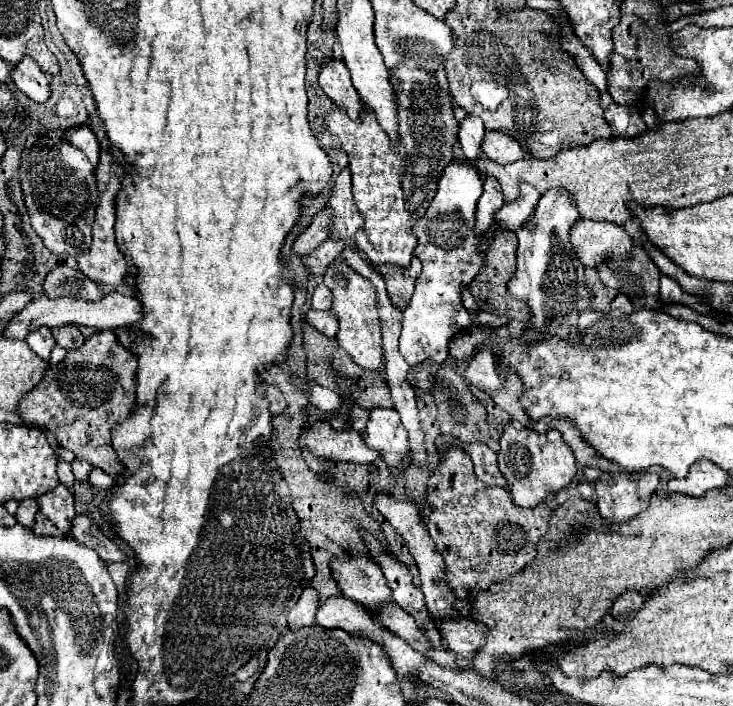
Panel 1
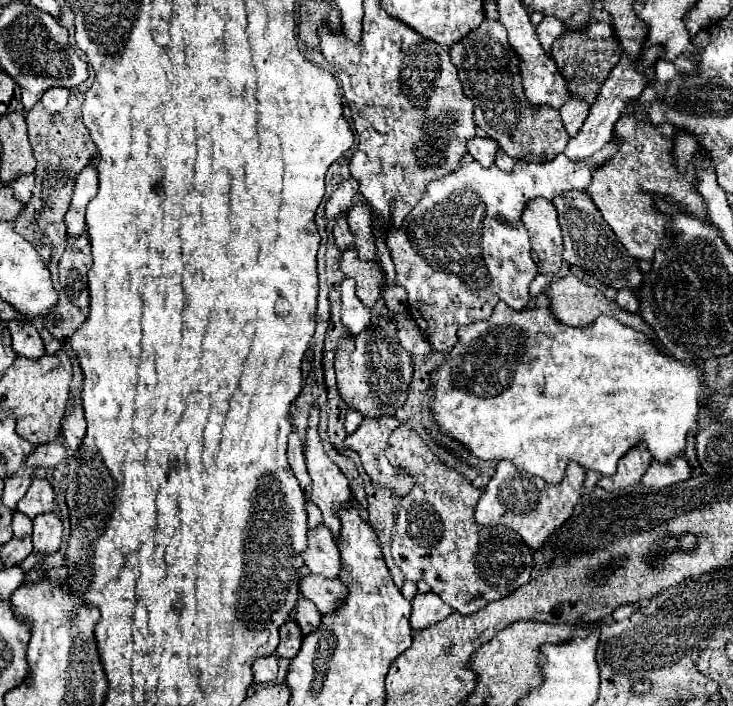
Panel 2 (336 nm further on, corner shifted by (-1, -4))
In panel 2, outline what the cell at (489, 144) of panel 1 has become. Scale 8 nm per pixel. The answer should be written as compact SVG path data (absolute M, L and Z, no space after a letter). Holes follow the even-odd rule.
M475 136L473 140L467 142L467 148L469 148L469 154L471 154L481 166L489 168L489 166L495 162L495 154L497 154L497 142L495 142L495 140Z

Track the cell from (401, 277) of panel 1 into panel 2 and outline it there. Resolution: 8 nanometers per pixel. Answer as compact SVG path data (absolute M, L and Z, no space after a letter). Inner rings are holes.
M347 248L341 254L341 272L345 278L355 280L355 292L367 308L375 308L383 284L383 270L377 262L363 262L357 256L355 248Z

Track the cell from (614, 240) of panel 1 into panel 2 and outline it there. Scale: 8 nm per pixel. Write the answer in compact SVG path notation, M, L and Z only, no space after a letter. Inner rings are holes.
M535 198L525 204L521 222L531 238L531 258L541 274L555 274L561 268L561 228L553 204Z

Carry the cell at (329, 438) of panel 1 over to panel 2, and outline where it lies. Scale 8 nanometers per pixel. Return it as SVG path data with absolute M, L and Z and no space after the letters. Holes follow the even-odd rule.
M381 416L381 418L377 418L377 420L365 418L365 420L359 424L359 428L357 428L351 436L347 436L345 444L359 454L359 458L361 458L361 462L363 462L363 468L365 468L365 472L369 474L369 478L373 480L375 486L379 486L379 488L389 488L389 490L393 490L393 492L405 496L405 494L409 492L409 488L413 486L413 476L409 476L405 470L393 466L393 464L385 458L385 454L383 454L385 444L387 444L387 438L389 438L399 426L401 426L401 420L395 418L395 416Z

